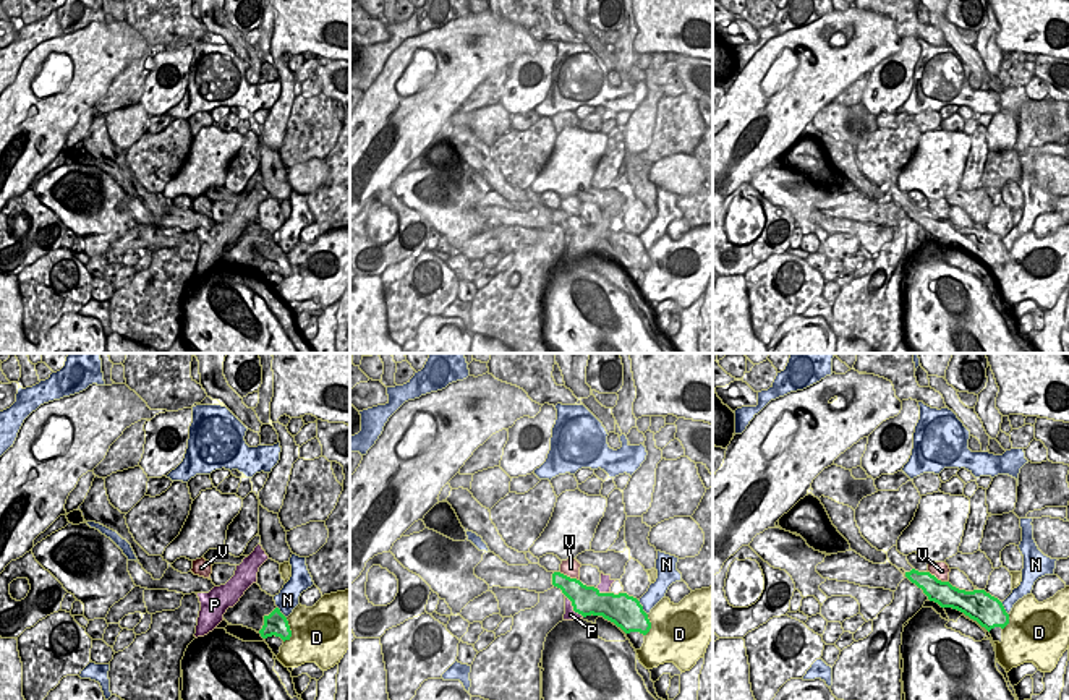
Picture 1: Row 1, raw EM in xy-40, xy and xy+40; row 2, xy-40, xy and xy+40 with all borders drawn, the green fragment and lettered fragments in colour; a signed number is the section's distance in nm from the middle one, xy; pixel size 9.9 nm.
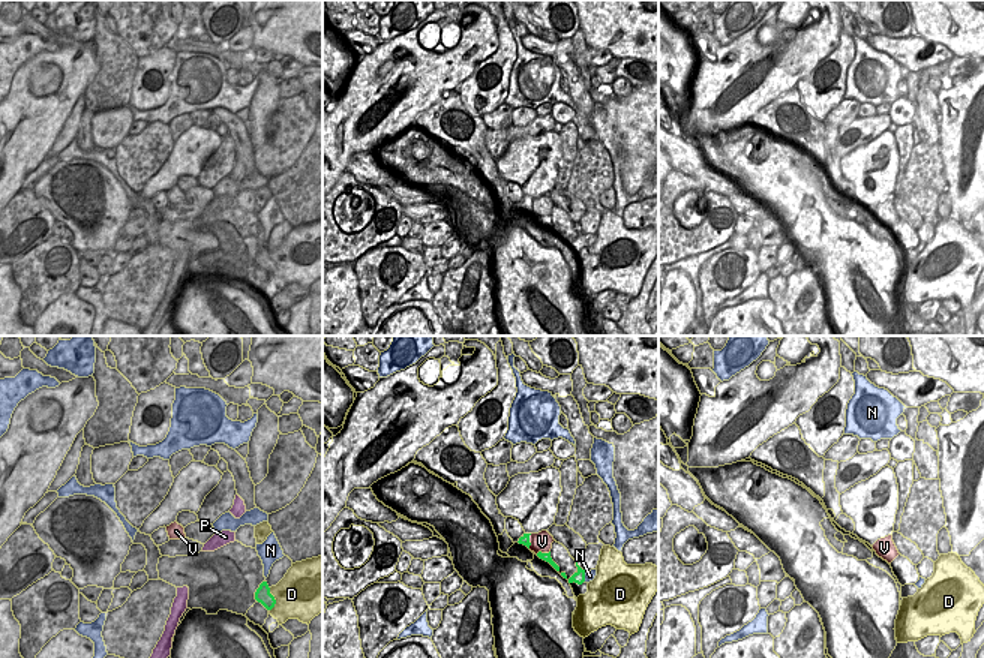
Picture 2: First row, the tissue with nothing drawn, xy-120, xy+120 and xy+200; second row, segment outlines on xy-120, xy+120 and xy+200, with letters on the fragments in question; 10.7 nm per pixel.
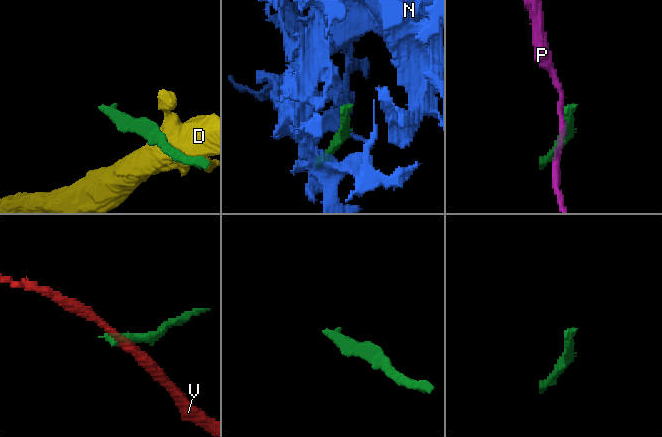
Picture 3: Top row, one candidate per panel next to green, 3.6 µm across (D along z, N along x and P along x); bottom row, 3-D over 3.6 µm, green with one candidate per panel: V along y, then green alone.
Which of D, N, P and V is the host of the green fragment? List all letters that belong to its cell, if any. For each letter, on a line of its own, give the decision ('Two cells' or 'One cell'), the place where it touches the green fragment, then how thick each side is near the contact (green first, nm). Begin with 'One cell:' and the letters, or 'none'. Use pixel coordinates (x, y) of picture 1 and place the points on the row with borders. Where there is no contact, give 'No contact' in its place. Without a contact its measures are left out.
One cell: none
D: Two cells. Touches green at xy-40 (290, 631). Thickness 220 nm (green) against 480 nm
N: Two cells. Touches green at xy (642, 608). Thickness 320 nm (green) against 180 nm
P: Two cells. Touches green at xy (574, 608). Thickness 280 nm (green) against 120 nm
V: Two cells. Touches green at xy+40 (935, 577). Thickness 240 nm (green) against 160 nm

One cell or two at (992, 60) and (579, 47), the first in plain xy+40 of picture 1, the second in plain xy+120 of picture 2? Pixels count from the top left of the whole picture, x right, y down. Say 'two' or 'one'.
one

